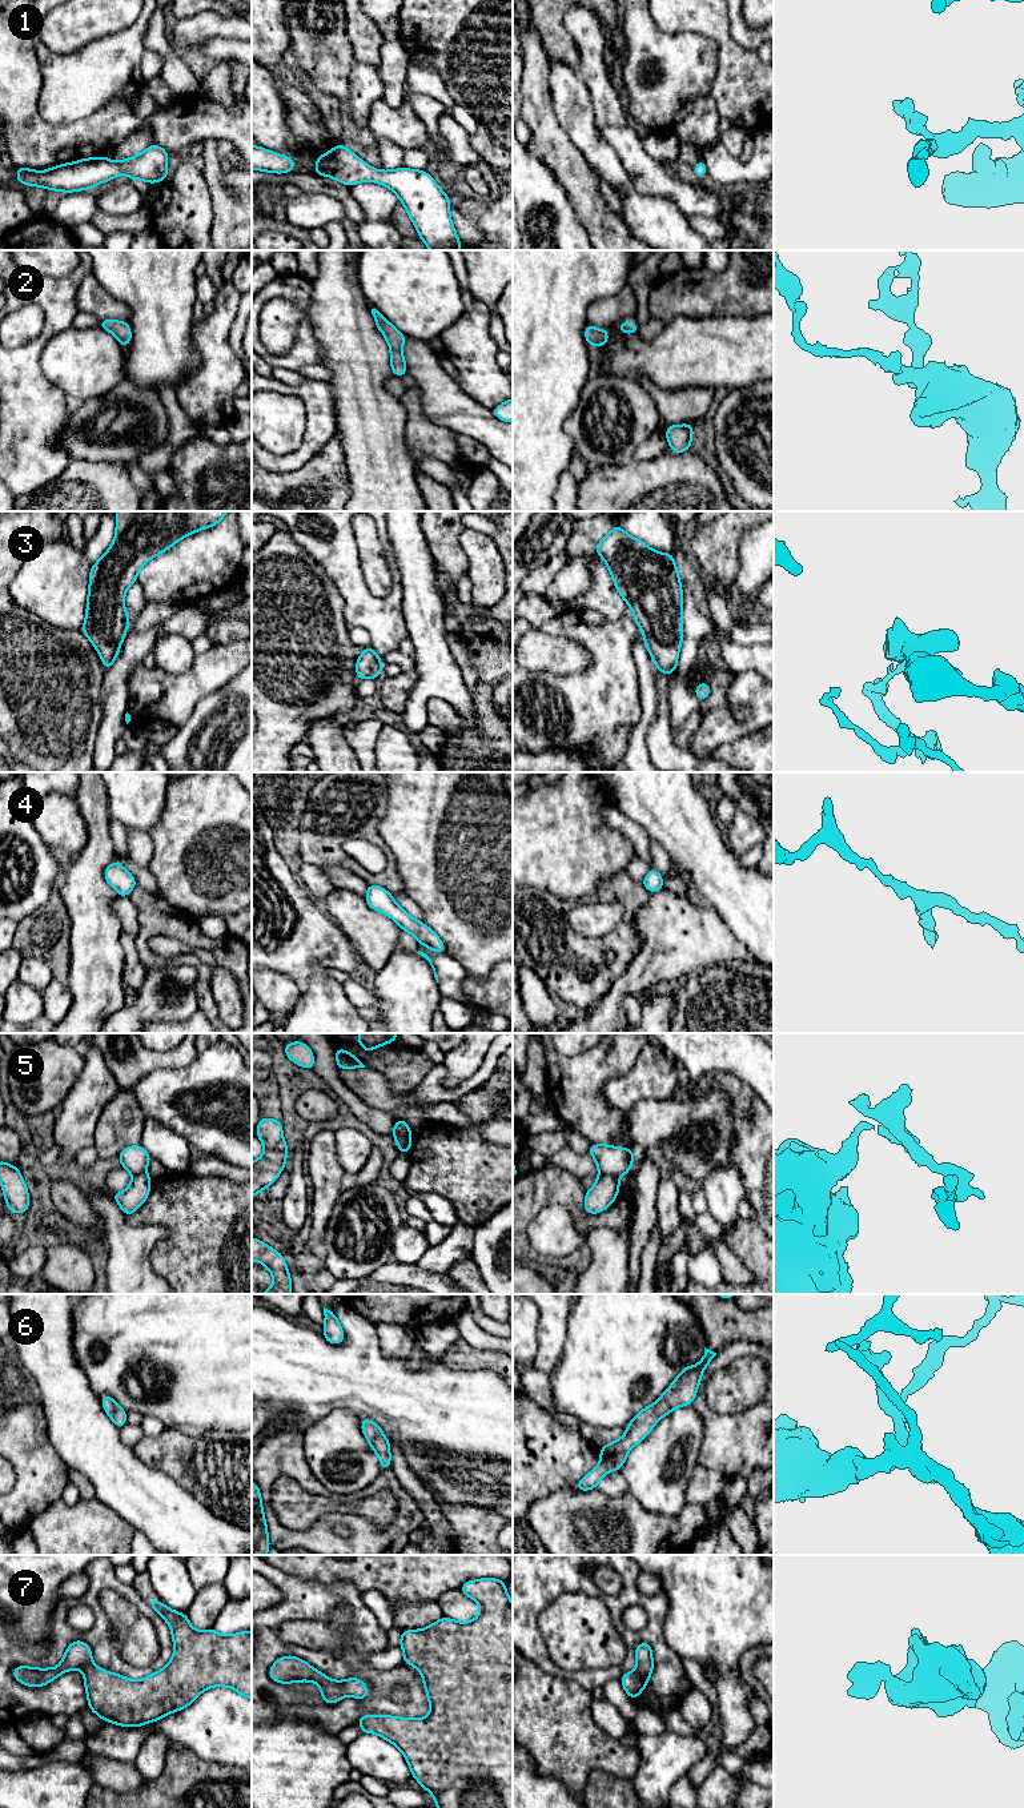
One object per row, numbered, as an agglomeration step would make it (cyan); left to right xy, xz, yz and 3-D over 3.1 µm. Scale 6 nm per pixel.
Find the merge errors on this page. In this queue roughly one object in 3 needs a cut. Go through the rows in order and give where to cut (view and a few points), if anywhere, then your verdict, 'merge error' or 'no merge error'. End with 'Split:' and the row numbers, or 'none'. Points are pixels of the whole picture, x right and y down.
1: no cut | no merge error
2: no cut | no merge error
3: no cut | no merge error
4: no cut | no merge error
5: xz (396, 1121), (398, 1129), (409, 1130) | merge error
6: no cut | no merge error
7: no cut | no merge error
Split: 5

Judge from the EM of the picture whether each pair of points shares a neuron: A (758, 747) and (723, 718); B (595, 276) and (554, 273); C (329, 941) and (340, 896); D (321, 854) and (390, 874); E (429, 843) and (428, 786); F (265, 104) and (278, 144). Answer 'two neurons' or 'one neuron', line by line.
A: two neurons
B: one neuron
C: two neurons
D: one neuron
E: one neuron
F: one neuron

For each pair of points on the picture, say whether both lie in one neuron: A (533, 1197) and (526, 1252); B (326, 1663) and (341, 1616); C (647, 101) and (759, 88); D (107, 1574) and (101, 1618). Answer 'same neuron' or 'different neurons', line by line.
A: same neuron
B: different neurons
C: different neurons
D: same neuron

